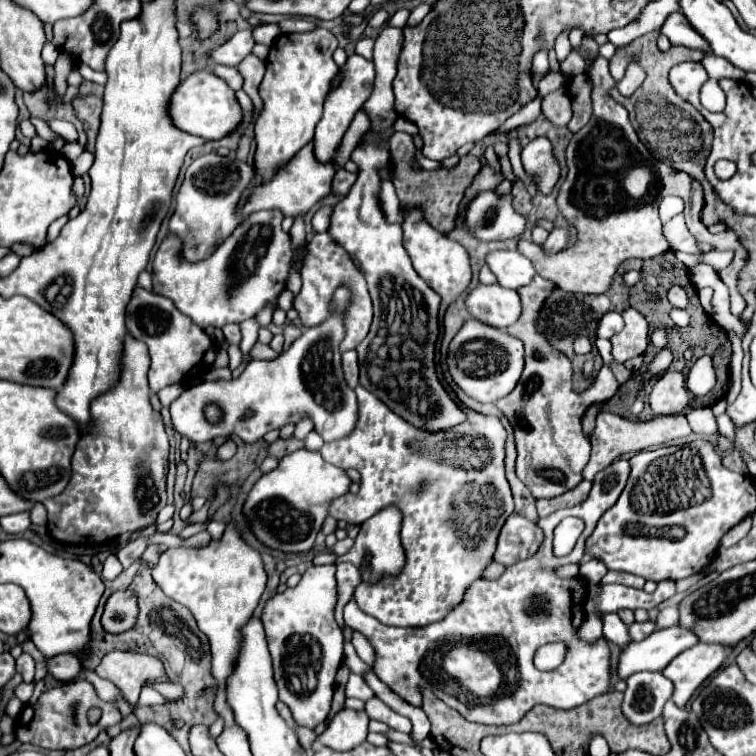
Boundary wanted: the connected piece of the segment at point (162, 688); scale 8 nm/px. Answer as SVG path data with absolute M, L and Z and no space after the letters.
M166 682L166 684L148 684L150 688L154 688L154 690L158 690L158 692L162 692L164 696L168 696L168 698L180 698L178 696L178 692L182 690L180 686L176 686L176 684L170 684L170 682Z

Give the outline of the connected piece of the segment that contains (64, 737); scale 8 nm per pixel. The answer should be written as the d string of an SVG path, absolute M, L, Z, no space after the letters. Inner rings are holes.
M70 682L52 690L46 690L36 704L28 704L24 706L24 710L20 712L18 720L16 720L16 736L20 742L24 744L32 744L44 750L74 750L80 748L88 742L92 742L102 730L108 728L108 722L120 722L124 716L120 714L118 706L112 702L104 702L98 698L96 688L86 682ZM90 706L98 706L102 708L102 718L96 726L88 724L86 720L86 712Z

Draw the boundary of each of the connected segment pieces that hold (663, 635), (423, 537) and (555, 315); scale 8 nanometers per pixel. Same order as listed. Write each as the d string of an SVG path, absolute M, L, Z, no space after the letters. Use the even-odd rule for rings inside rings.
M678 624L656 630L646 640L632 642L622 650L618 674L622 678L628 678L630 674L636 674L640 670L662 672L672 658L676 658L696 642L698 638L688 628L682 628Z
M356 386L360 416L354 432L342 440L324 444L320 454L326 462L340 466L340 468L356 468L362 476L360 492L346 494L332 502L330 516L336 520L361 525L372 514L382 510L382 506L396 504L402 514L402 548L406 552L404 568L390 578L380 578L378 582L360 583L354 592L354 599L359 608L378 618L382 624L388 626L426 626L432 622L442 620L454 606L460 604L462 594L466 588L482 576L482 570L492 562L492 554L496 550L498 532L504 526L506 518L514 512L514 500L510 492L510 484L504 472L504 458L506 458L506 430L496 416L484 416L474 410L466 410L468 420L458 428L448 432L428 434L398 414L394 414L382 400L378 400L372 392L362 386ZM404 478L434 478L432 486L424 492L408 492L404 494ZM472 498L488 498L496 504L476 504ZM462 536L470 538L468 544L462 542Z
M632 258L632 260L626 260L620 268L618 268L618 276L614 278L614 284L610 288L610 294L570 294L570 292L564 292L564 290L554 290L552 296L544 302L542 306L542 312L540 312L540 318L538 318L538 330L548 338L548 342L558 348L560 352L564 352L572 364L574 364L574 380L576 380L576 390L584 390L586 384L584 384L584 378L582 378L582 362L586 362L590 356L578 356L574 354L572 350L572 344L578 336L586 336L590 338L592 342L596 340L596 330L598 330L598 322L600 318L614 310L614 312L624 312L624 308L630 306L628 302L628 296L630 296L630 288L624 284L622 276L630 270L640 270L642 268L642 260L640 258Z

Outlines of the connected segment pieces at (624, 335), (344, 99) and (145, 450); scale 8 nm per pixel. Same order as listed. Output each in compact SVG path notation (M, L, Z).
M628 308L622 314L626 326L620 334L612 336L612 358L616 364L624 364L626 360L644 354L648 346L648 322L640 312Z
M350 56L348 62L342 66L342 72L344 72L344 80L336 90L332 90L328 94L328 98L324 102L324 116L316 126L316 136L314 136L314 142L312 142L316 160L324 162L324 164L328 164L336 156L336 150L338 150L338 146L342 142L342 136L346 134L354 114L370 98L370 92L374 88L374 76L376 76L374 62L370 62L370 60L362 58L362 56Z
M126 334L126 340L124 340L124 352L122 352L122 362L120 362L120 378L116 382L116 388L110 388L108 392L100 394L98 398L92 400L90 404L90 424L86 428L86 432L82 434L78 446L76 446L76 452L72 456L72 478L70 478L70 484L66 486L64 492L60 492L58 496L52 496L50 500L44 500L44 506L48 510L48 534L62 542L62 544L84 544L86 542L92 542L92 544L104 544L104 542L110 542L112 538L118 538L120 534L124 532L130 532L130 530L136 530L136 528L142 528L146 524L150 524L156 514L162 510L164 502L166 502L166 466L168 466L168 434L164 430L164 424L162 424L162 416L160 412L156 412L150 404L150 386L148 386L148 378L146 378L146 372L148 372L148 366L150 366L150 356L148 356L148 348L146 344L142 344L140 340L134 340L130 334Z

